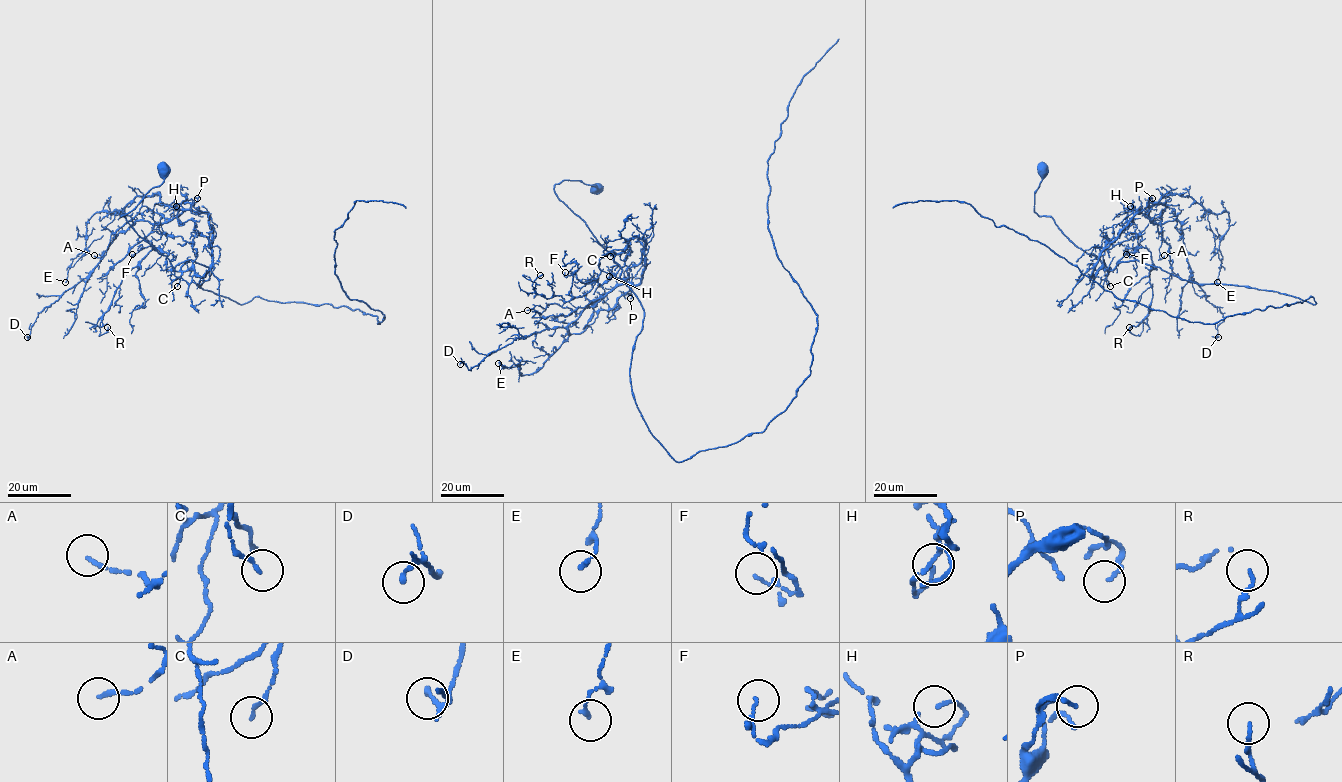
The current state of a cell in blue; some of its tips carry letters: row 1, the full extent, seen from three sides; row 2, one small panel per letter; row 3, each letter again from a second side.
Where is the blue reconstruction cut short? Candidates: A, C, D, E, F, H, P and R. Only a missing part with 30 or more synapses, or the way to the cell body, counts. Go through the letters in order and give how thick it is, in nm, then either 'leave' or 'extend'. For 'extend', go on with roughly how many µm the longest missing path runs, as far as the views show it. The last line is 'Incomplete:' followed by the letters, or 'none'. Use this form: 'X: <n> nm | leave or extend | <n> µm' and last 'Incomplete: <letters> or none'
A: 130 nm | leave
C: 120 nm | leave
D: 140 nm | leave
E: 140 nm | leave
F: 110 nm | leave
H: 120 nm | leave
P: 130 nm | leave
R: 110 nm | leave
Incomplete: none

